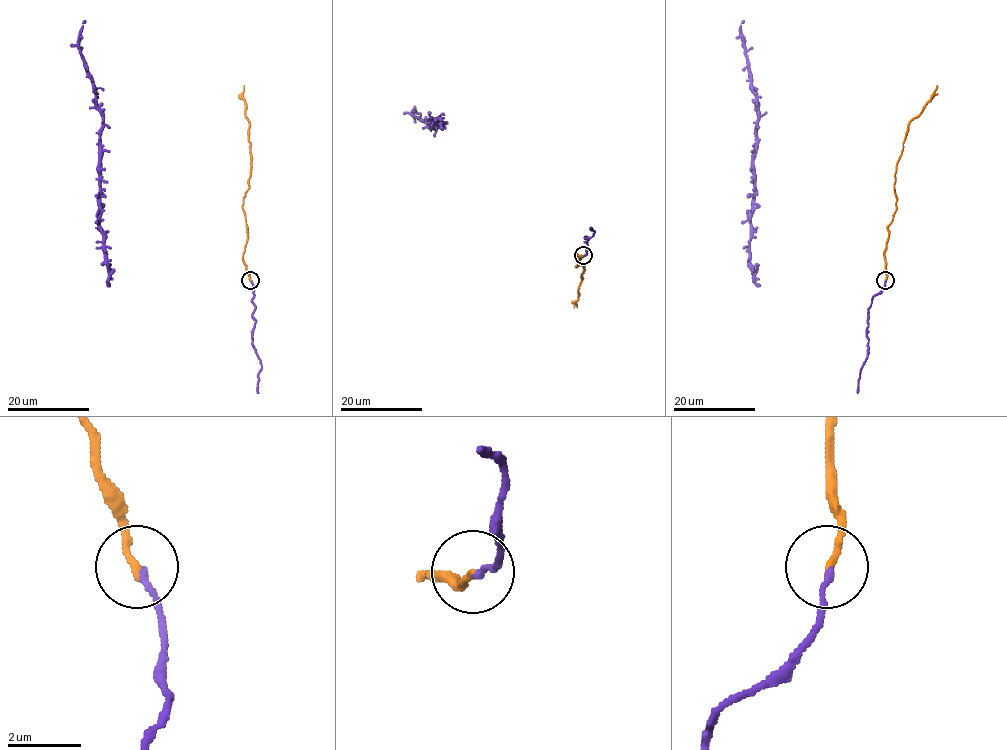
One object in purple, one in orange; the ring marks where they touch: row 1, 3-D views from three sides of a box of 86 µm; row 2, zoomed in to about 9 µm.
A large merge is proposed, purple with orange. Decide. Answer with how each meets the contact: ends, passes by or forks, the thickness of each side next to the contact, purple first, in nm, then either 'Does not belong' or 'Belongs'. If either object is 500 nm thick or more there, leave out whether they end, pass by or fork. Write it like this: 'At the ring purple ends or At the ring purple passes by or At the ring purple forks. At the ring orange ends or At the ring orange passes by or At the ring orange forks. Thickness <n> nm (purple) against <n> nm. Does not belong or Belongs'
At the ring purple ends. At the ring orange ends. Thickness 190 nm (purple) against 190 nm. Belongs

